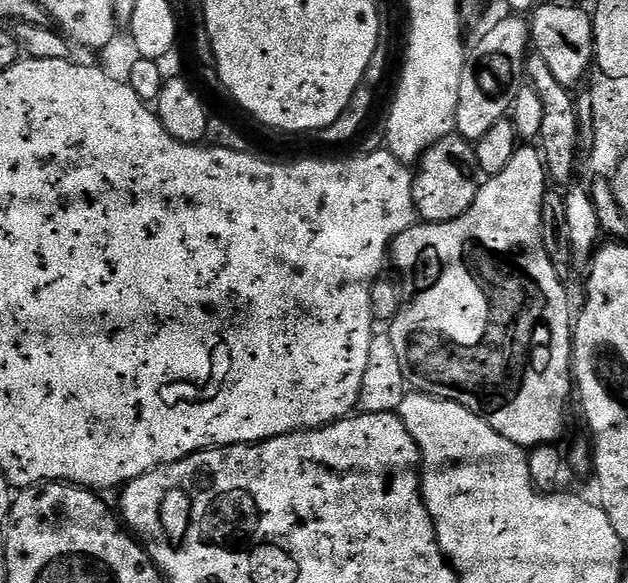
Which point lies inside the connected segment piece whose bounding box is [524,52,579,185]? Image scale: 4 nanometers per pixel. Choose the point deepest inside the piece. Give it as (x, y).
(559, 137)

